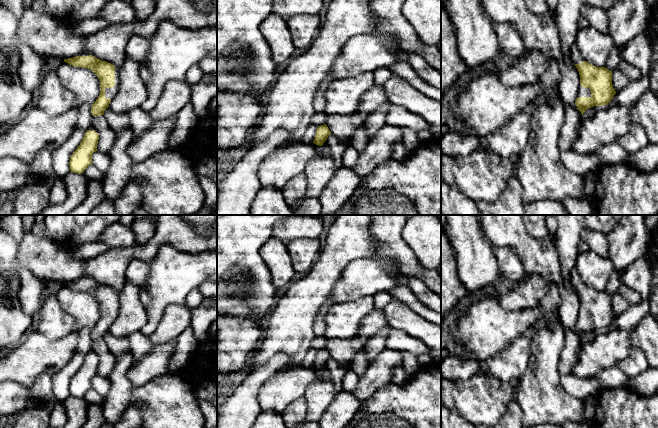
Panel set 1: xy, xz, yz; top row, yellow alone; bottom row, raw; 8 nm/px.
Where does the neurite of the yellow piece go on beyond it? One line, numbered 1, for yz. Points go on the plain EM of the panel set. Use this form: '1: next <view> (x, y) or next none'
1: next yz (577, 282)

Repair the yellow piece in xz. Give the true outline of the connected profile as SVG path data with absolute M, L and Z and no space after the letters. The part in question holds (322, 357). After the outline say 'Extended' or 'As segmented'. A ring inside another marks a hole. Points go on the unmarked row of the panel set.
M326 348L318 350L313 367L322 370L330 358L331 356Z. As segmented

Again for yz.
M575 268L571 272L571 283L580 299L575 329L581 338L583 339L588 332L610 327L616 318L612 309L612 295L588 287Z. Extended

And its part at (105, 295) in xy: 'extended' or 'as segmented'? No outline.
extended

